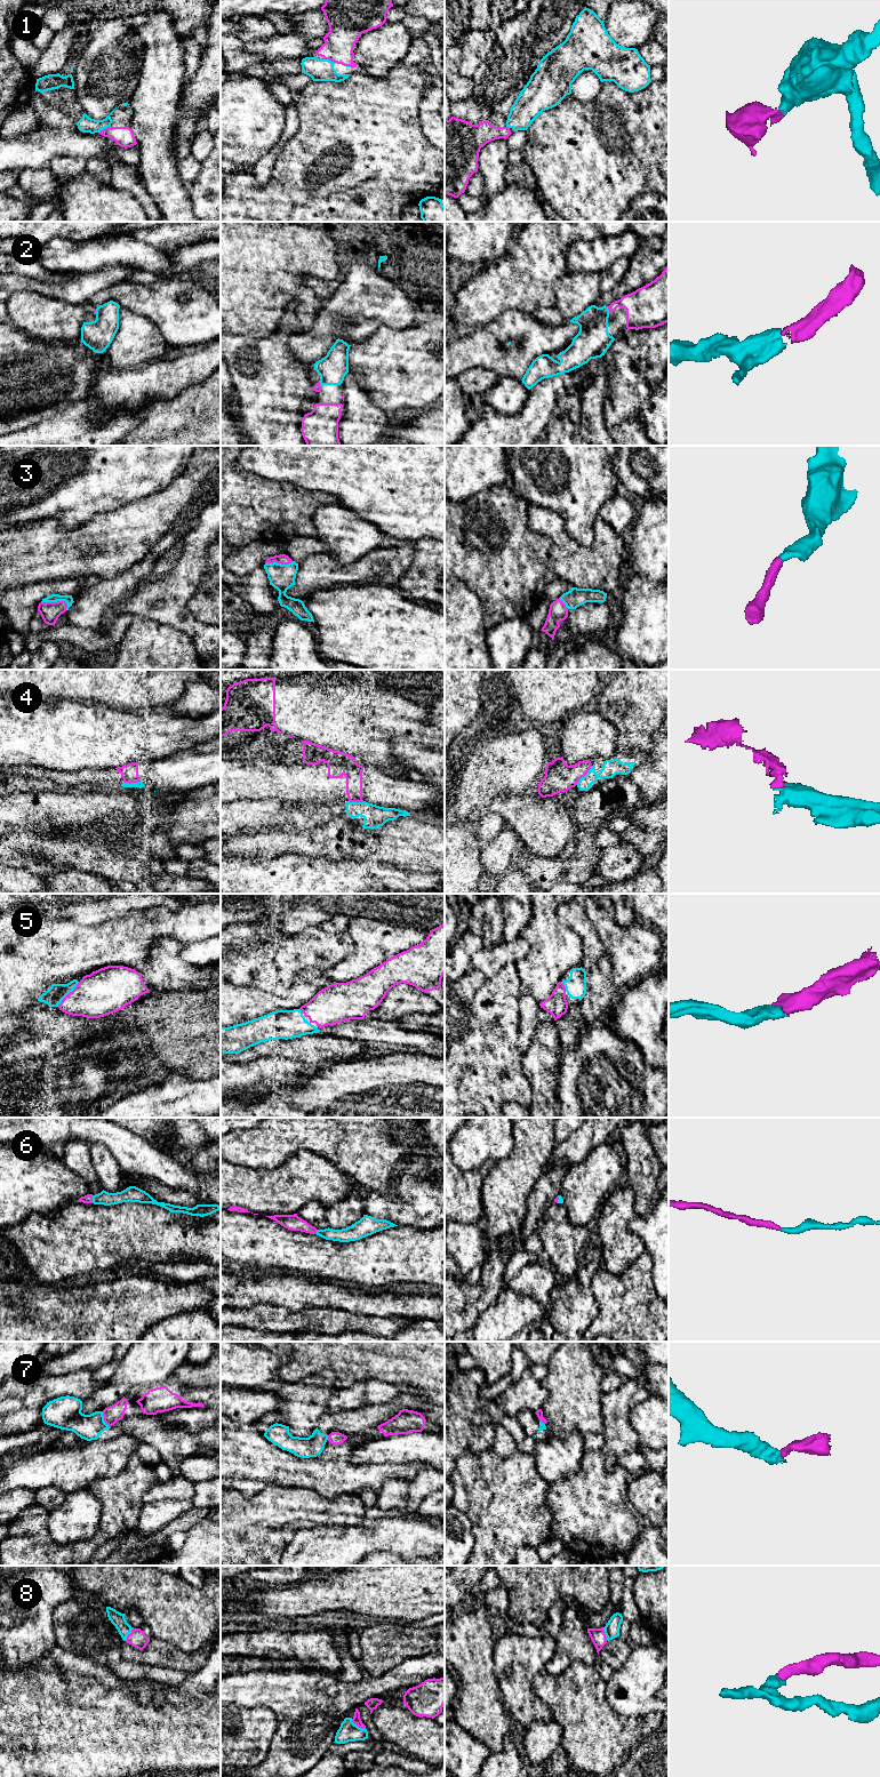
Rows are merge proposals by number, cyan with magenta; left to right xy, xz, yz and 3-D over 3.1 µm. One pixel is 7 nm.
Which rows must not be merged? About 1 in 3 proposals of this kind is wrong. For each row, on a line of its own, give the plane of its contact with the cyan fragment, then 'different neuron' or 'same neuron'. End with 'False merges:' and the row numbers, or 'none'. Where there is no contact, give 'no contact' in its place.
1: meets cyan in xy; same neuron
2: meets cyan in yz; same neuron
3: meets cyan in xy; same neuron
4: meets cyan in yz; different neuron
5: meets cyan in xy; same neuron
6: meets cyan in xy; same neuron
7: meets cyan in xy; different neuron
8: meets cyan in xz; same neuron
False merges: 4, 7

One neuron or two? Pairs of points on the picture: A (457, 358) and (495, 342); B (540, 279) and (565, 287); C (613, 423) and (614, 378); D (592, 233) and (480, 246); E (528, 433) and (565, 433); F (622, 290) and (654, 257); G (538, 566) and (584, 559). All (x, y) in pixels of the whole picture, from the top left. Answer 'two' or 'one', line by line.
A: one
B: two
C: one
D: two
E: two
F: one
G: two

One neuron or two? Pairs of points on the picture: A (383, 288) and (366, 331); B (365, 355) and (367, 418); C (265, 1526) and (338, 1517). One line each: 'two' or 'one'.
A: one
B: two
C: one

